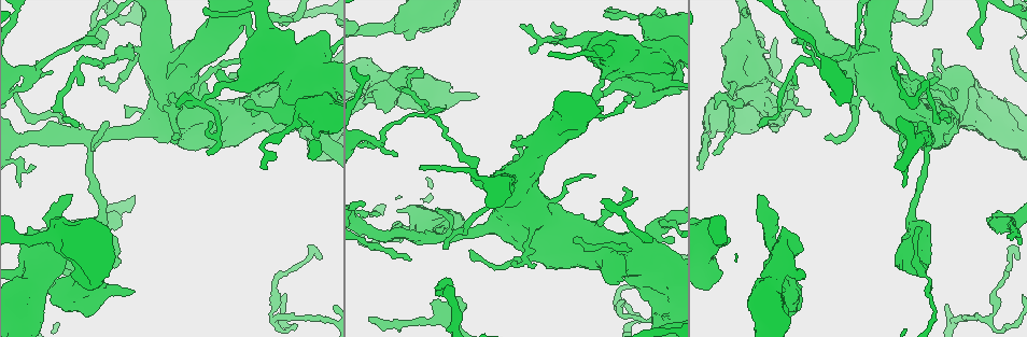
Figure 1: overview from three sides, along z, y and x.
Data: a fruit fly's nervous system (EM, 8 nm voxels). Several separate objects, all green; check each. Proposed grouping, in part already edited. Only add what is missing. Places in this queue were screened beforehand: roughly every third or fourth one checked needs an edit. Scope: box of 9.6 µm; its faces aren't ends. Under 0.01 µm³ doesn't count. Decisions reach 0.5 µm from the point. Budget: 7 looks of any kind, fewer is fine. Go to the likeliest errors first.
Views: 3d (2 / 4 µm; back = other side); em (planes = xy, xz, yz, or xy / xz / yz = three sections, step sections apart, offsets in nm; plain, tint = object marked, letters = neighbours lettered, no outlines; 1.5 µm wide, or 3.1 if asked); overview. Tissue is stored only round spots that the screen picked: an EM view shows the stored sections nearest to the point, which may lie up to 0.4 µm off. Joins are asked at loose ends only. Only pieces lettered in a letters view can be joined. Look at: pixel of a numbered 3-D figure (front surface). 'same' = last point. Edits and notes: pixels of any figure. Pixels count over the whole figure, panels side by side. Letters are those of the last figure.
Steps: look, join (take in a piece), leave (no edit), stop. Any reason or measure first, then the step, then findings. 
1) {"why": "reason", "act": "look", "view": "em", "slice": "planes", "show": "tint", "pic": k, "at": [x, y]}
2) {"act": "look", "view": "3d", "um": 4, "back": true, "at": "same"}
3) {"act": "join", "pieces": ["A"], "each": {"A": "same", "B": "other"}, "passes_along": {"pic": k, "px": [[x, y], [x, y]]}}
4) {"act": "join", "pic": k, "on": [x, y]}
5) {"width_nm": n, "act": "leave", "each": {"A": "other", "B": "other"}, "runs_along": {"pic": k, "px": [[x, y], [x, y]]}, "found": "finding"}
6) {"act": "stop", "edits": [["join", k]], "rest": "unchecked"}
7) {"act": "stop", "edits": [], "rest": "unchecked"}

{"why": "branch stops here", "act": "look", "view": "em", "slice": "planes", "show": "letters", "pic": 1, "at": [705, 287]}

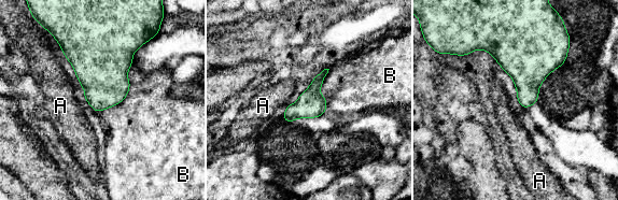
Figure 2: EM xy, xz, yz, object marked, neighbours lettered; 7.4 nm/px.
{"longest_contact_nm": ["B", 340], "act": "leave", "each": {"A": "other", "B": "other"}, "border": {"pic": 2, "px": [[329, 69], [320, 89], [324, 113]]}, "found": "no lettered piece goes on from it"}

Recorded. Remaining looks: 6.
{"why": "free end", "act": "look", "view": "3d", "um": 2, "pic": 1, "at": [626, 188]}

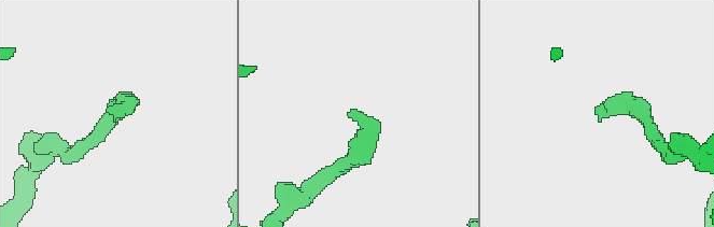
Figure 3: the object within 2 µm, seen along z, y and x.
{"why": "shape alone is not enough", "act": "look", "view": "em", "slice": "planes", "show": "letters", "pic": 3, "at": [352, 110]}

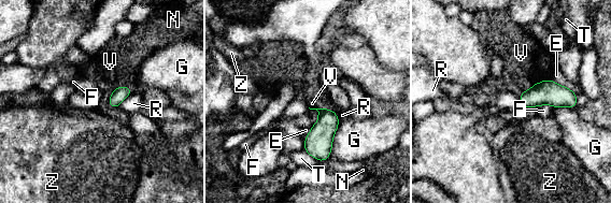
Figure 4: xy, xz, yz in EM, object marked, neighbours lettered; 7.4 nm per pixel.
{"act": "leave", "each": {"E": "other", "F": "other", "G": "other", "N": "other", "R": "other", "T": "other", "V": "other", "Z": "other"}, "border": {"pic": 4, "px": [[132, 90], [118, 105]]}, "found": "none of them fits"}

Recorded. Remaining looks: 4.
{"why": "an open end", "act": "look", "view": "em", "slice": "planes", "show": "plain", "pic": 1, "at": [1007, 238]}

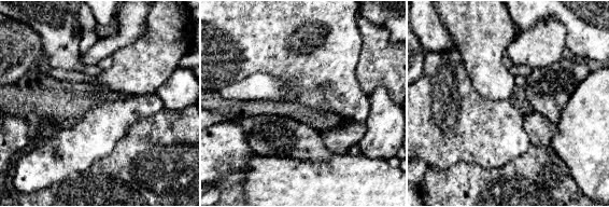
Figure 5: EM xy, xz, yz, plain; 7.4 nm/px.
{"act": "look", "view": "em", "slice": "planes", "show": "letters", "at": "same"}

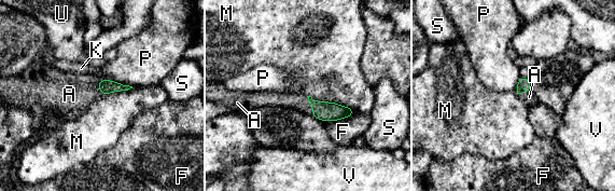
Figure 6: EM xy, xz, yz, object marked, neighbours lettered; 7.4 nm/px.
{"width_nm": 90, "act": "join", "pic": 6, "on": [296, 101], "each": {"A": "same", "F": "other", "K": "other", "M": "other", "P": "other", "S": "other", "U": "other", "V": "other"}, "passes_along": {"pic": 6, "px": [[325, 111], [312, 106], [296, 101]]}, "found": "the neuron continues"}

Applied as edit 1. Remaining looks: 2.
{"act": "stop", "edits": [["join", 6]], "rest": "unchecked"}

